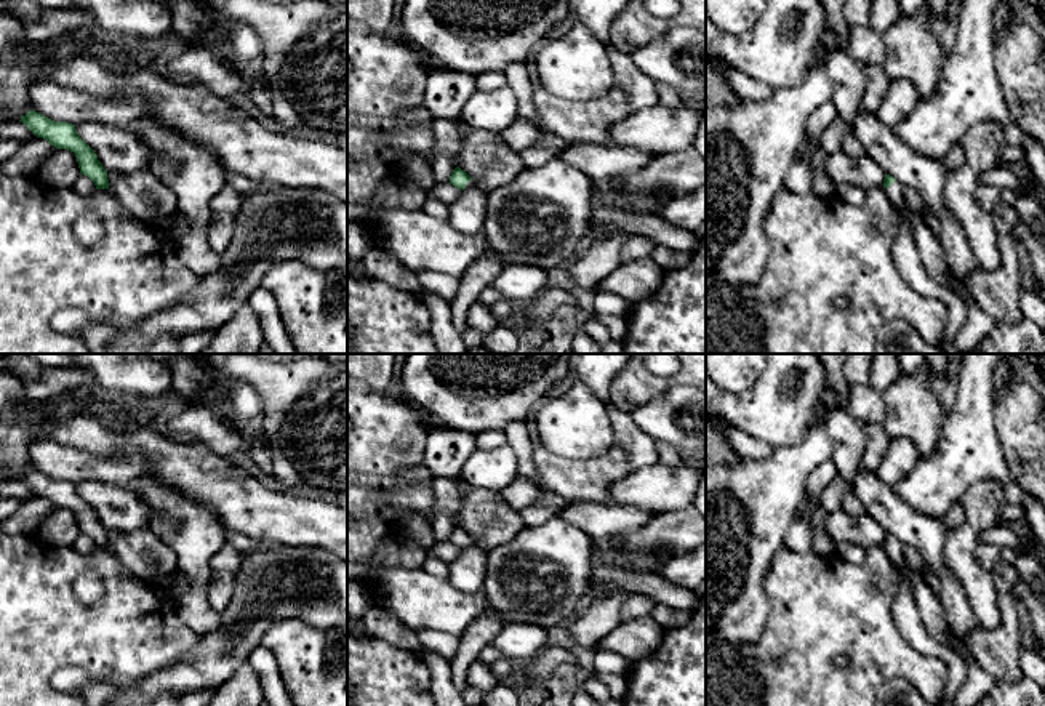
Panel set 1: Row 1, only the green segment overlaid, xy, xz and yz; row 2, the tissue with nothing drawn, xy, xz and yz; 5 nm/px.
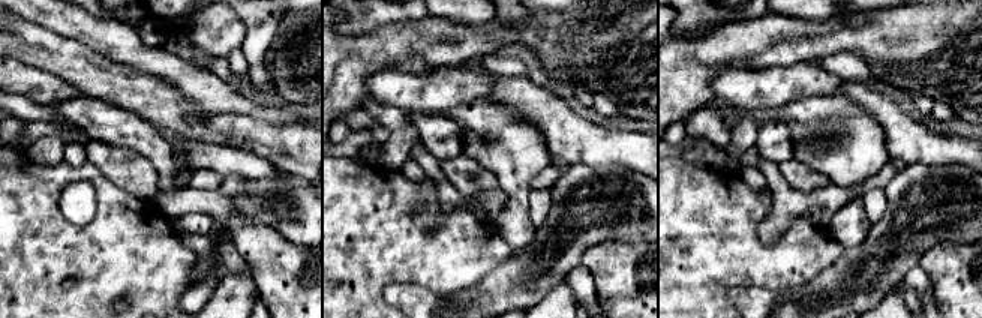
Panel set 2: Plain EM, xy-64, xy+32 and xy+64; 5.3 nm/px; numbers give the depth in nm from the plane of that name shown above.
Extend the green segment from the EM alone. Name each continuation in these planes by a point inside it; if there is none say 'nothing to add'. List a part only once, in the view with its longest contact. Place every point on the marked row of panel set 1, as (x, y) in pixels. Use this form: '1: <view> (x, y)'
1: yz (895, 191)

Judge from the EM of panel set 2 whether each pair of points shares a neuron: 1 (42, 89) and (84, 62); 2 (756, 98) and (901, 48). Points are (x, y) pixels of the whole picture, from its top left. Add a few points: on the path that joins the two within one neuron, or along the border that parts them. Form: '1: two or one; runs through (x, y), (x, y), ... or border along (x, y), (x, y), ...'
1: two; border along (26, 63), (48, 69), (84, 93)
2: two; border along (817, 59), (783, 66)

